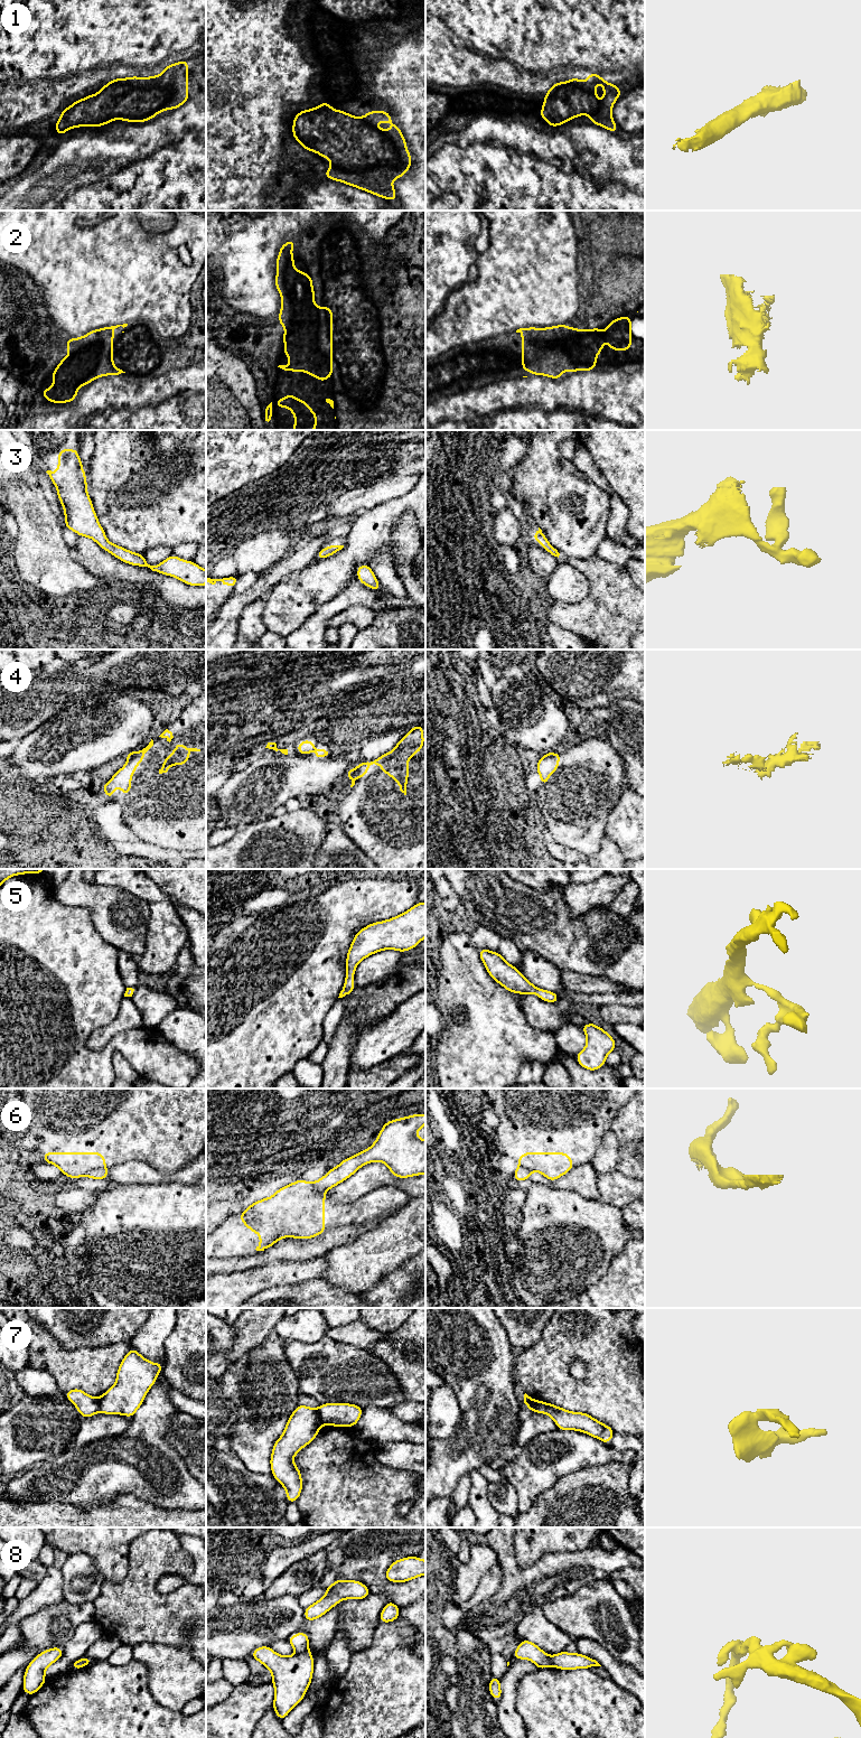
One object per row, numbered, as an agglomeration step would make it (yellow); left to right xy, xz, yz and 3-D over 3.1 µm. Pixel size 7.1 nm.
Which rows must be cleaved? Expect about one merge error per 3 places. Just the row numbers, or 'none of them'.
4, 6, 7, 8

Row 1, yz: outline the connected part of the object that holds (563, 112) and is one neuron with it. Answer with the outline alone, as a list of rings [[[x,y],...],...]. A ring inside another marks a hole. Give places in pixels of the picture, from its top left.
[[[597,73],[589,74],[584,83],[575,76],[562,83],[553,83],[544,95],[539,115],[544,118],[550,127],[559,127],[577,116],[588,114],[591,123],[617,133],[618,128],[612,119],[611,109],[621,94],[617,85],[609,84]],[[596,83],[603,85],[605,97],[601,102],[596,96]]]

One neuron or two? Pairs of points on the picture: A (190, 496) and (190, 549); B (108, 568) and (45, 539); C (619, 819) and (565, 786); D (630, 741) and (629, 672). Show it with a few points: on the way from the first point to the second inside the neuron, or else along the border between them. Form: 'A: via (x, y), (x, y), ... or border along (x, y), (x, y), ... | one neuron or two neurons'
A: border along (194, 541), (179, 543), (172, 548) | two neurons
B: border along (71, 549), (72, 557), (87, 571) | two neurons
C: border along (623, 791), (605, 823) | two neurons
D: border along (633, 699), (618, 699), (608, 707) | two neurons

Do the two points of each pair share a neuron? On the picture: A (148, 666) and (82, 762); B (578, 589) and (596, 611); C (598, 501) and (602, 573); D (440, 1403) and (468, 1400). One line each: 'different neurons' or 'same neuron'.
A: different neurons
B: different neurons
C: different neurons
D: different neurons

